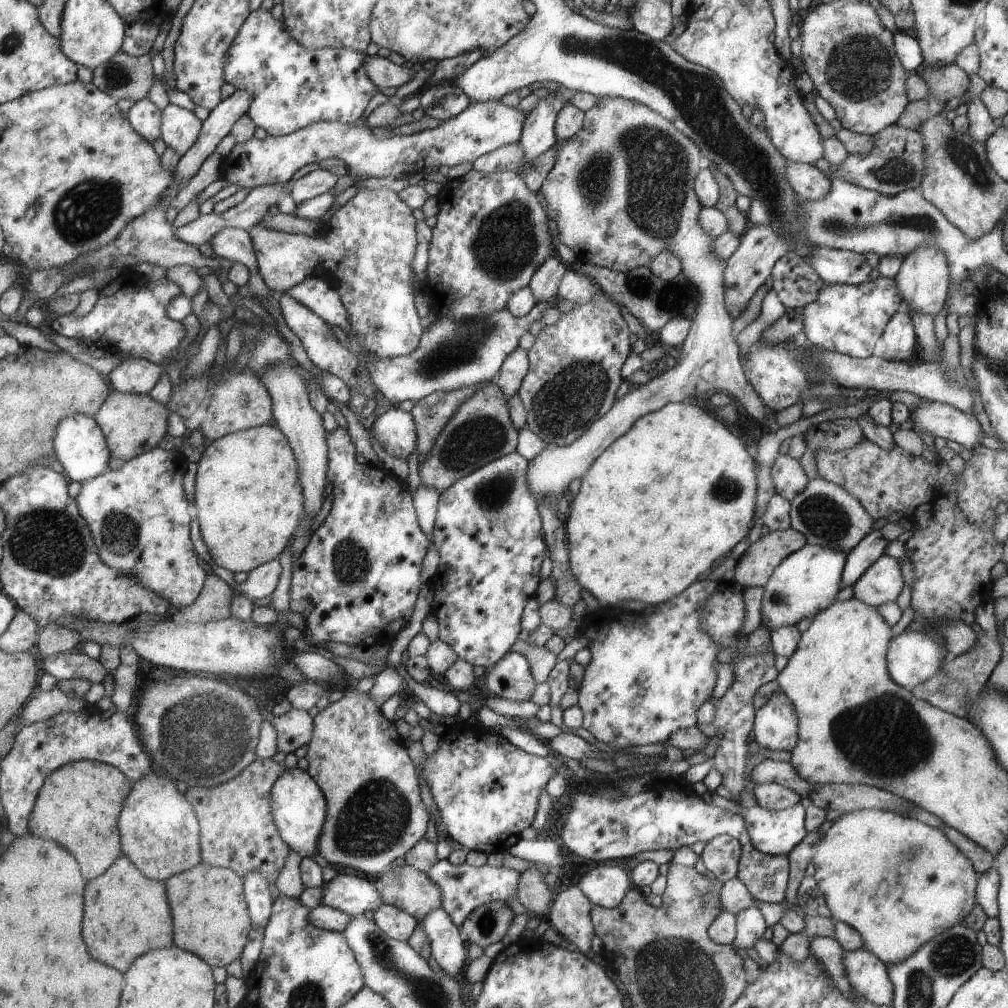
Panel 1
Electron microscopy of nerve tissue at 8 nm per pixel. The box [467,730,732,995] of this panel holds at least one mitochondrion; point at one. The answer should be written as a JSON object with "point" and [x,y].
{"point":[485,924]}

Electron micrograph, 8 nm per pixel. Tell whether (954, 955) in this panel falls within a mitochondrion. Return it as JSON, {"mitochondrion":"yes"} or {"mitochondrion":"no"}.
{"mitochondrion":"yes"}

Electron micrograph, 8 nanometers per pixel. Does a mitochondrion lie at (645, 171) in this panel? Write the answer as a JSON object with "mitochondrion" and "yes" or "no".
{"mitochondrion":"yes"}

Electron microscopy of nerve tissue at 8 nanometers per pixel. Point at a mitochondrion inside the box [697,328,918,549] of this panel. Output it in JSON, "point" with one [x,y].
{"point":[725,490]}

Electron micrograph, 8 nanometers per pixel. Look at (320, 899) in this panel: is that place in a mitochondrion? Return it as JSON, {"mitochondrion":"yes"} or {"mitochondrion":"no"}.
{"mitochondrion":"no"}

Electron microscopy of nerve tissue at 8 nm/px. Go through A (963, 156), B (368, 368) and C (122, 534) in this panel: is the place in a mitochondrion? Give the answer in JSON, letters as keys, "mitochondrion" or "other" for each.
{"A":"mitochondrion","B":"other","C":"mitochondrion"}

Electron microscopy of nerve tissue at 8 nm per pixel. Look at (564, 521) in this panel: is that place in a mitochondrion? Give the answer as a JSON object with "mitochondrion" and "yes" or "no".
{"mitochondrion":"no"}

